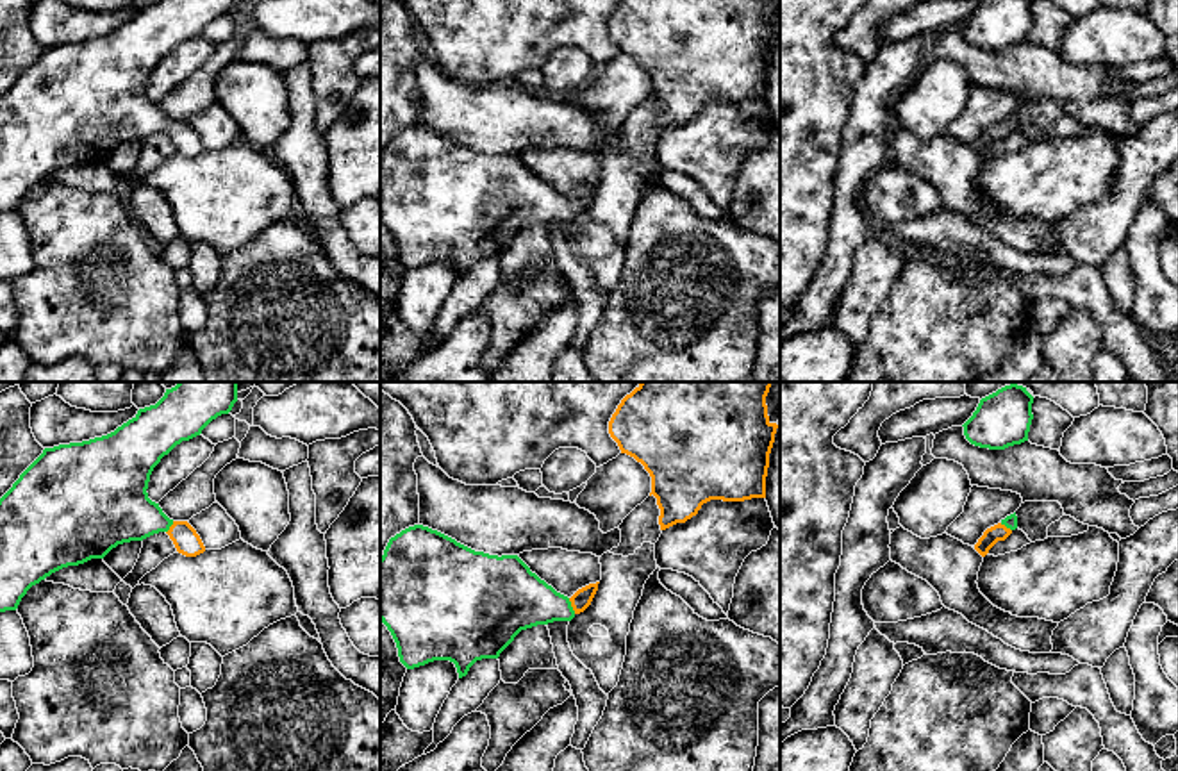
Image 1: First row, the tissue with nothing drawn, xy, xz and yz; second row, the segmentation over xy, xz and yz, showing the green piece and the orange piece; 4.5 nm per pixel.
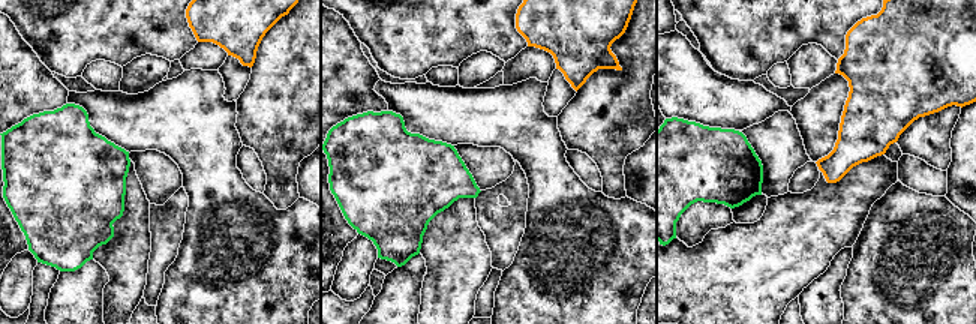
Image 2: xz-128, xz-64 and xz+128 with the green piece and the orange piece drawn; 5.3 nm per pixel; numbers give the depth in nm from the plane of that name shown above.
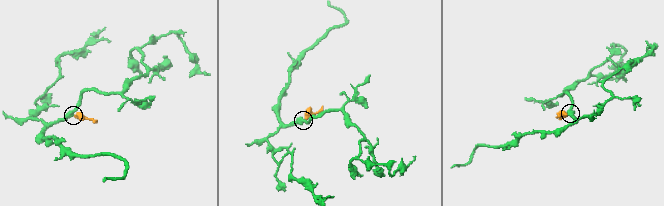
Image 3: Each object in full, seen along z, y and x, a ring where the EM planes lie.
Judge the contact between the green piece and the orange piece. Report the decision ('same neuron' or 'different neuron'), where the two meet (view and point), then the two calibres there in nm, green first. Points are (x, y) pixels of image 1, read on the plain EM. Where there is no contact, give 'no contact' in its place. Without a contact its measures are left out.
same neuron | xz (570, 206) | 280/90 nm

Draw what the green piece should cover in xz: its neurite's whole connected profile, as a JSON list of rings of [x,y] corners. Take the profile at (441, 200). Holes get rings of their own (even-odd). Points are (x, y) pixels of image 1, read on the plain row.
[[[414,125],[391,137],[380,157],[380,221],[407,269],[450,261],[462,278],[477,261],[498,259],[521,230],[571,221],[591,205],[598,184],[568,198],[532,173],[518,155],[475,152],[437,130]]]

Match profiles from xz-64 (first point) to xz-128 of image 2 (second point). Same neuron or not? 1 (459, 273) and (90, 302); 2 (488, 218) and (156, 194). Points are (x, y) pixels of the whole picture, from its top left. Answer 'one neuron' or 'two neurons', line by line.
1: two neurons
2: two neurons

